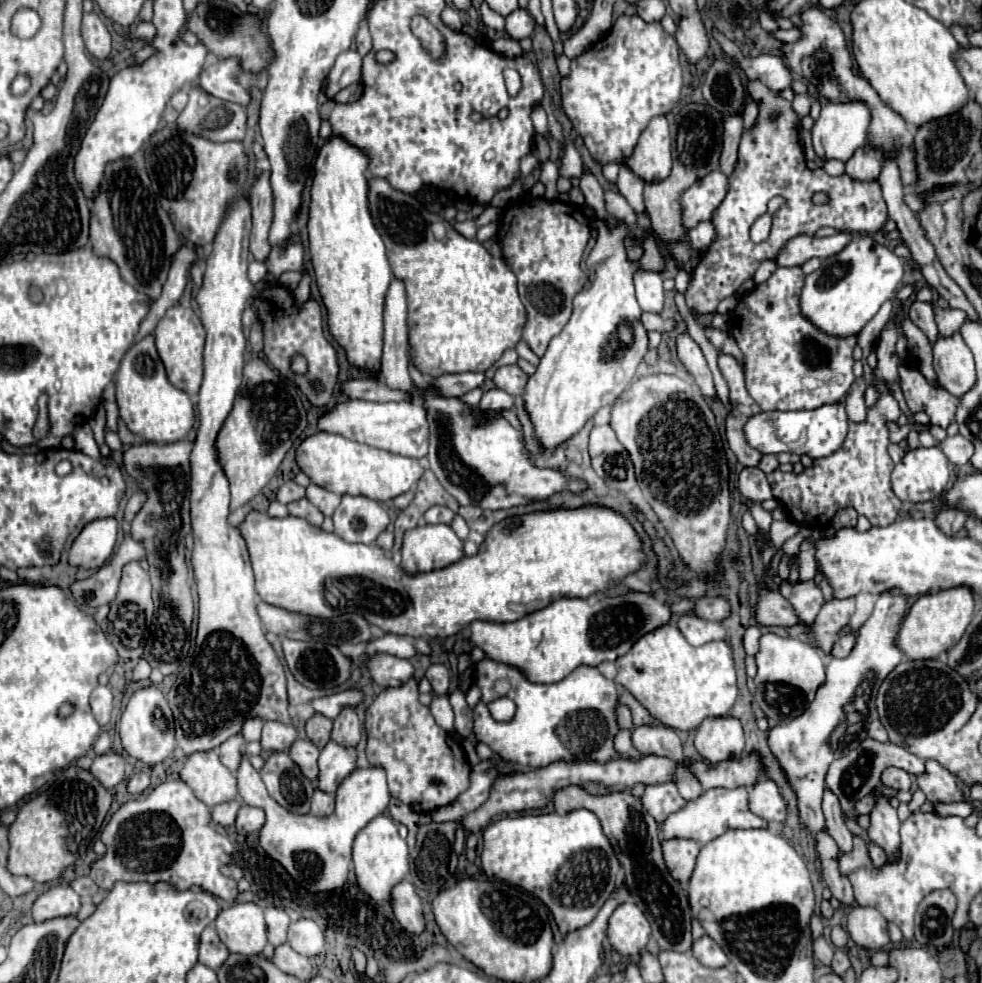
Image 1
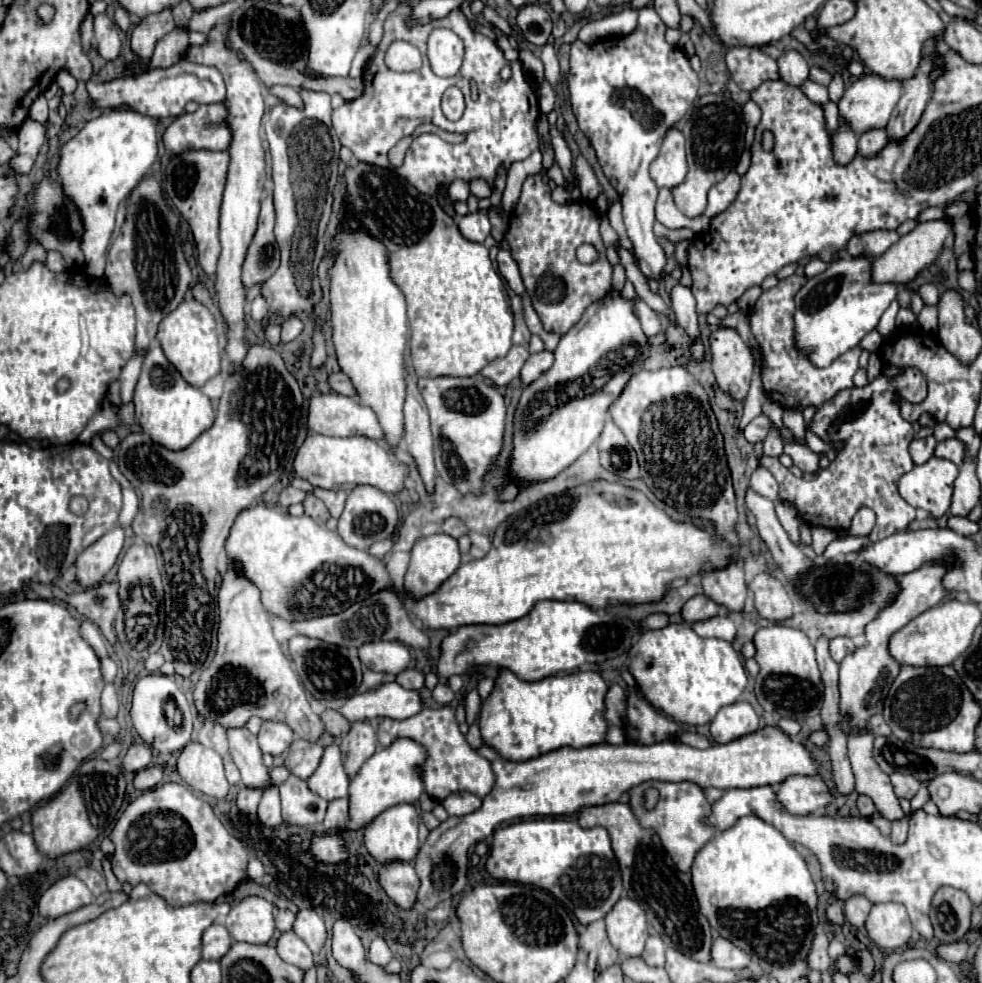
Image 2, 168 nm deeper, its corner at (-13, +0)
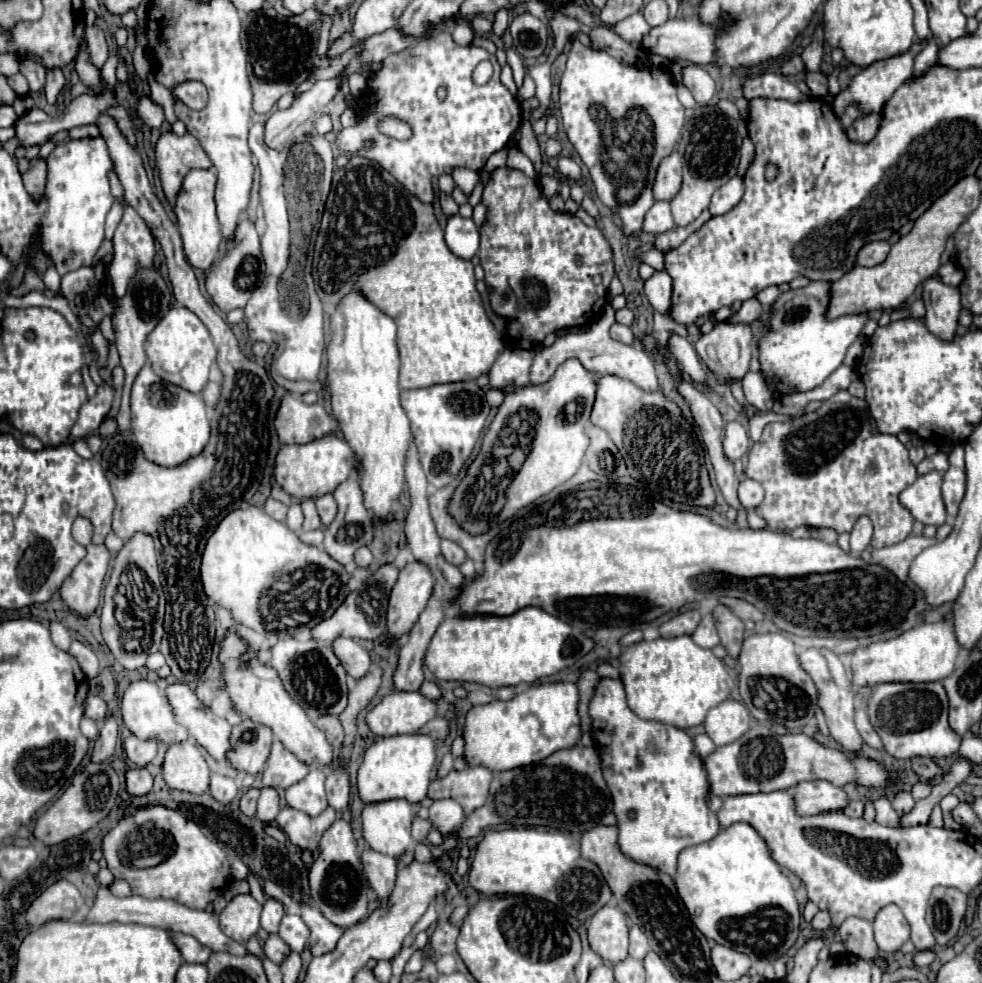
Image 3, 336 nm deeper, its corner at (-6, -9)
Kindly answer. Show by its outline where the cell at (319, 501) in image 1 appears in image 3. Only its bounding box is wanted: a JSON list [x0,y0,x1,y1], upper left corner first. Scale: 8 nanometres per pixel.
[316,494,336,526]

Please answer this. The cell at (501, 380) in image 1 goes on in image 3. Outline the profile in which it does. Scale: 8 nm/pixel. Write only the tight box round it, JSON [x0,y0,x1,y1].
[530,304,658,390]

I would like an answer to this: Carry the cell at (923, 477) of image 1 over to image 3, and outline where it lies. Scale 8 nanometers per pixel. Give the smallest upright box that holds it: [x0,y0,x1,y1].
[900,472,946,526]

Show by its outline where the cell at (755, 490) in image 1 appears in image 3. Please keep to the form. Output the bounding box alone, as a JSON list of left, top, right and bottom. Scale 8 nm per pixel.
[738,478,764,508]

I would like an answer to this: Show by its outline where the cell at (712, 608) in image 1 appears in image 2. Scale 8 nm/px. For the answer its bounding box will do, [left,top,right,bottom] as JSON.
[681,595,719,623]

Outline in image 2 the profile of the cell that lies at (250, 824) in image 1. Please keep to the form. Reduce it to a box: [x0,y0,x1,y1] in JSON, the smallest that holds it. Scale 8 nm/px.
[259,785,283,827]

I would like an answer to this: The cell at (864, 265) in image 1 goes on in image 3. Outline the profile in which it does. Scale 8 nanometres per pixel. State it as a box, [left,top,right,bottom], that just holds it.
[758,282,868,390]

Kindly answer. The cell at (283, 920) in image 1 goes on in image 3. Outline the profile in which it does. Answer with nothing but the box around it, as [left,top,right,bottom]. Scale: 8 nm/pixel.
[260,898,284,934]

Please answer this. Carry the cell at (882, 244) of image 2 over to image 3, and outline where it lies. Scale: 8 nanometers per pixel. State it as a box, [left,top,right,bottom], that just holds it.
[856,240,890,268]

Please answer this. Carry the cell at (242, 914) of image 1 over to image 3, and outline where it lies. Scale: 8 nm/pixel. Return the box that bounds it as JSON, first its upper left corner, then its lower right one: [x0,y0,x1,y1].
[218,894,262,944]

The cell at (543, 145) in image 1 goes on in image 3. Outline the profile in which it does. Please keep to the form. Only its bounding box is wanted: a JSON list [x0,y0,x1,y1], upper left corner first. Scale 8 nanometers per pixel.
[518,120,542,172]

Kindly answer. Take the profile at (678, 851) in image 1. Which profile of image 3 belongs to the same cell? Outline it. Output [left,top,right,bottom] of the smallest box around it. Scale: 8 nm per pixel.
[590,678,720,876]

